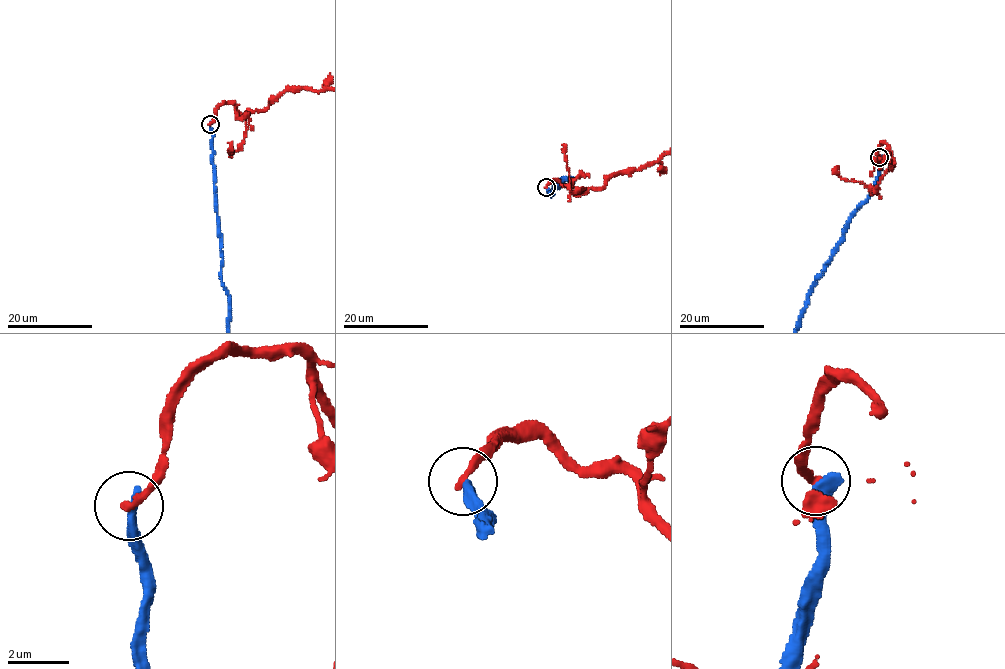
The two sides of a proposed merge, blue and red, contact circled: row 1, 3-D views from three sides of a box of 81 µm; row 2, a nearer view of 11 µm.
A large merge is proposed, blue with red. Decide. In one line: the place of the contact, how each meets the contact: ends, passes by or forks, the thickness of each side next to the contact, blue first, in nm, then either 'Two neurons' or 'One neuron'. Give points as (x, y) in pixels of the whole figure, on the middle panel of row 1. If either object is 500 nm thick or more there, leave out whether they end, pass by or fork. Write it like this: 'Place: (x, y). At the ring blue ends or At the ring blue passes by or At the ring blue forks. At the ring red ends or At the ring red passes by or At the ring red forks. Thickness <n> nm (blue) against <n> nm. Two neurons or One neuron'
Place: (546, 187). At the ring blue ends. At the ring red ends. Thickness 440 nm (blue) against 260 nm. Two neurons

